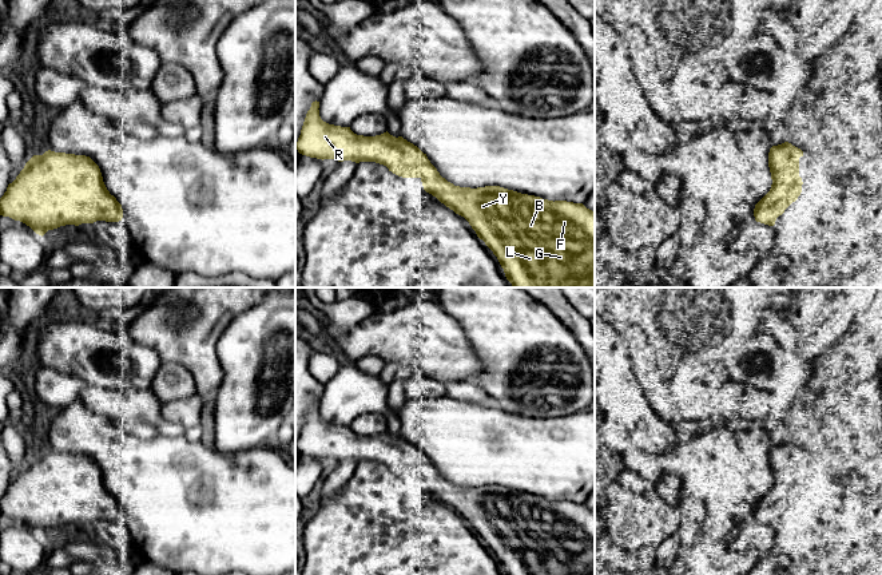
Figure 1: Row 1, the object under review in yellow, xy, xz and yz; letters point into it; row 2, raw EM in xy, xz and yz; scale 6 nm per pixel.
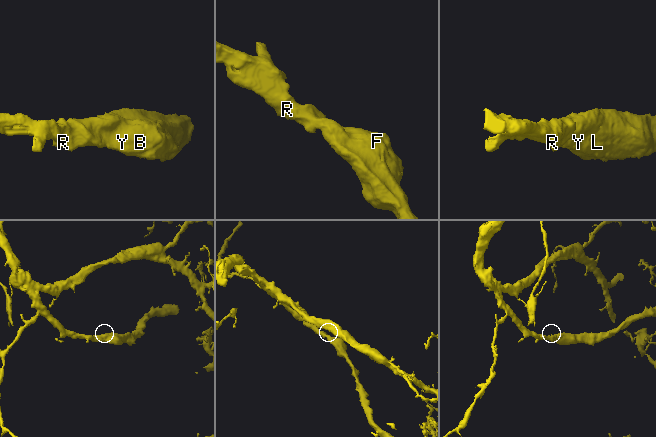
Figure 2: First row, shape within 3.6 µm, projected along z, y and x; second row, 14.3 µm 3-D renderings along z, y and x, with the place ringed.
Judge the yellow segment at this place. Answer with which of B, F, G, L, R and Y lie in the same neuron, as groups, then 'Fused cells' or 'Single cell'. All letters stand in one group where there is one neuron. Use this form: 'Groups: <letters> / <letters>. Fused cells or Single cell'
Groups: B F G L R Y. Single cell

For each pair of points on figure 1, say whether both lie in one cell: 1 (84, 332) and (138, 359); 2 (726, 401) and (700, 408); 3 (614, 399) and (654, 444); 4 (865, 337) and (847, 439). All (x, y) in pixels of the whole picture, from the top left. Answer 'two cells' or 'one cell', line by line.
1: one cell
2: two cells
3: one cell
4: one cell

